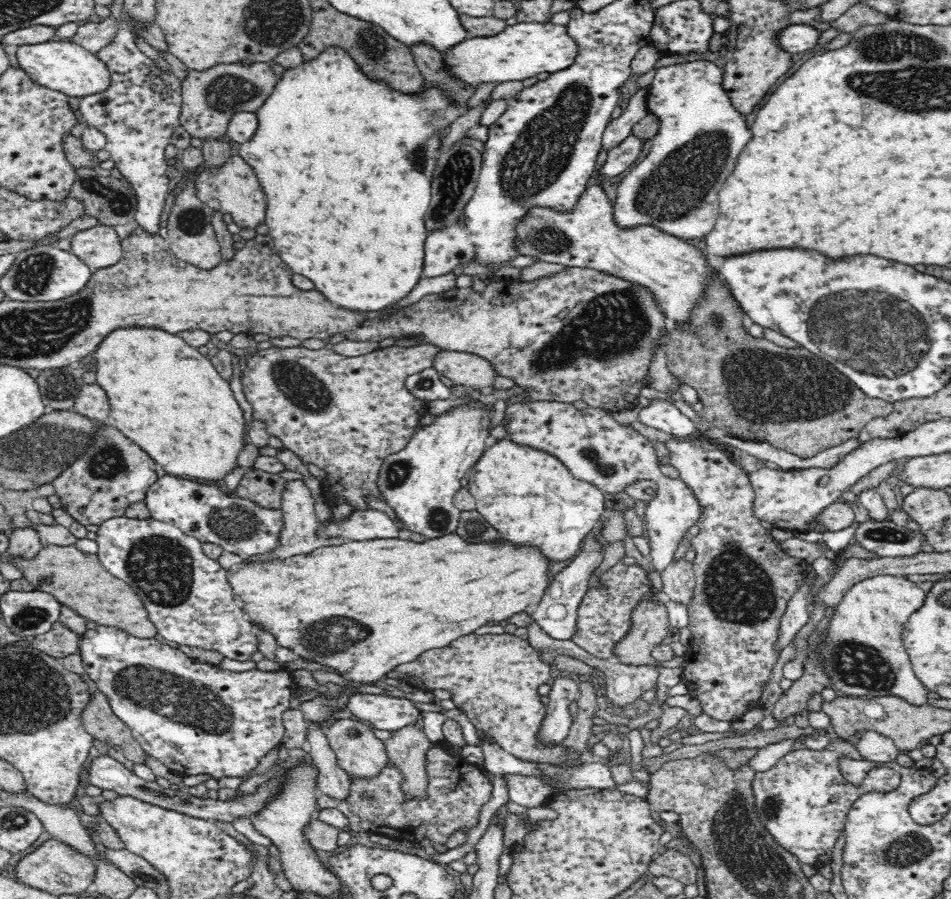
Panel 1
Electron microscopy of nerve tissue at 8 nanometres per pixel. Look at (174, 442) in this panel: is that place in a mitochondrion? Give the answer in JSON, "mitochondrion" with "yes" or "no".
{"mitochondrion":"no"}

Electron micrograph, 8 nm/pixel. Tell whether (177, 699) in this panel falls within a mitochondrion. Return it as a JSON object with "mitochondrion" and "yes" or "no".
{"mitochondrion":"yes"}

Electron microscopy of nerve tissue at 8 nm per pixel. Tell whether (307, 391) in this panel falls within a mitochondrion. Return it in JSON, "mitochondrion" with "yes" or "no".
{"mitochondrion":"yes"}

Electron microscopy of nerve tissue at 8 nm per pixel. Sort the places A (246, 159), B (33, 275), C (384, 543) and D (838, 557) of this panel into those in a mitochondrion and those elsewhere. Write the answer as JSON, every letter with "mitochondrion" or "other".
{"A":"other","B":"mitochondrion","C":"other","D":"other"}

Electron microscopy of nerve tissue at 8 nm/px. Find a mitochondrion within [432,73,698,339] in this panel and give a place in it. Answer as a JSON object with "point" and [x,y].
{"point":[542,152]}

